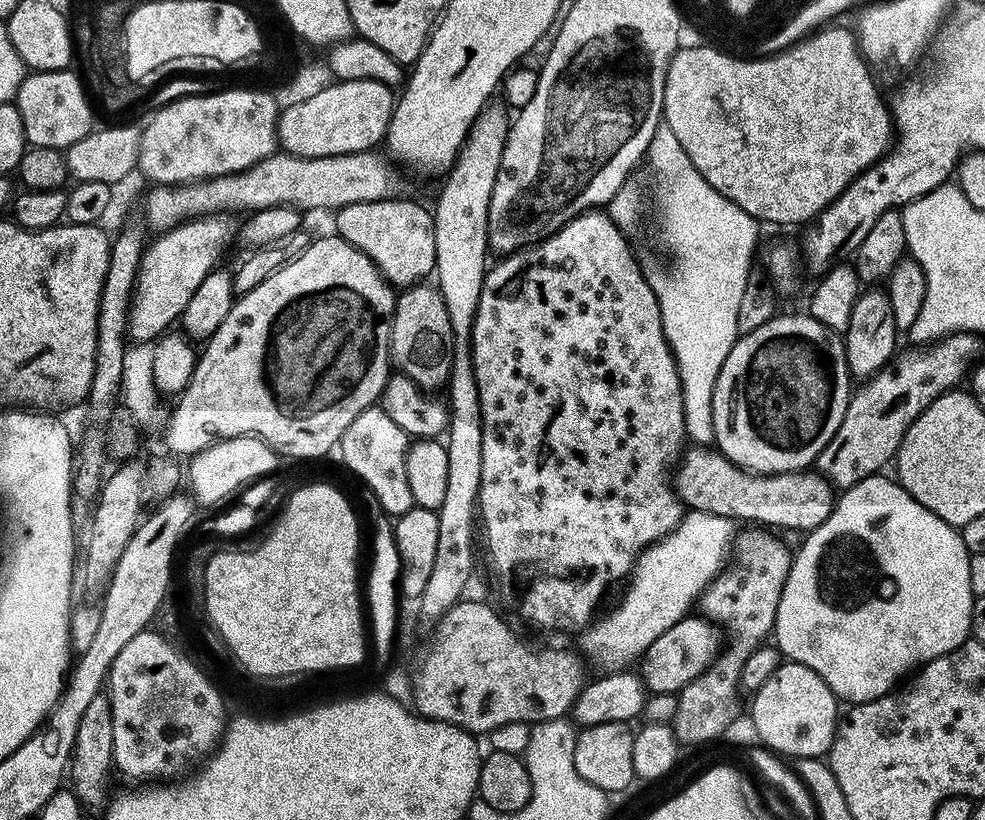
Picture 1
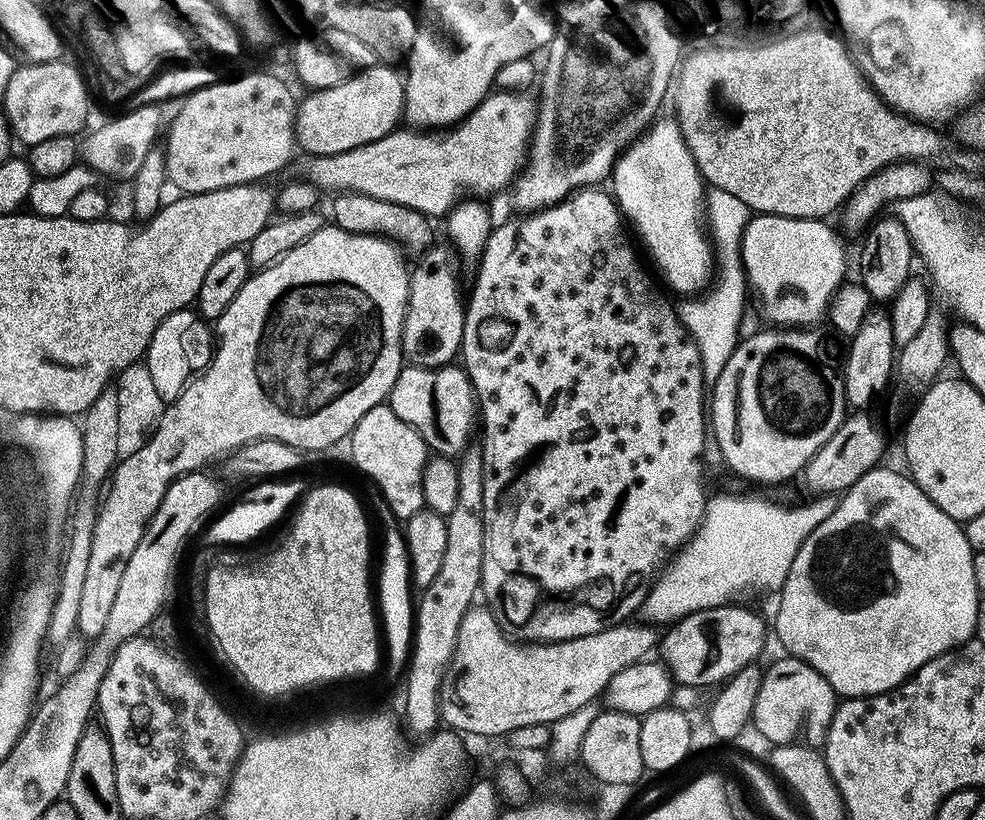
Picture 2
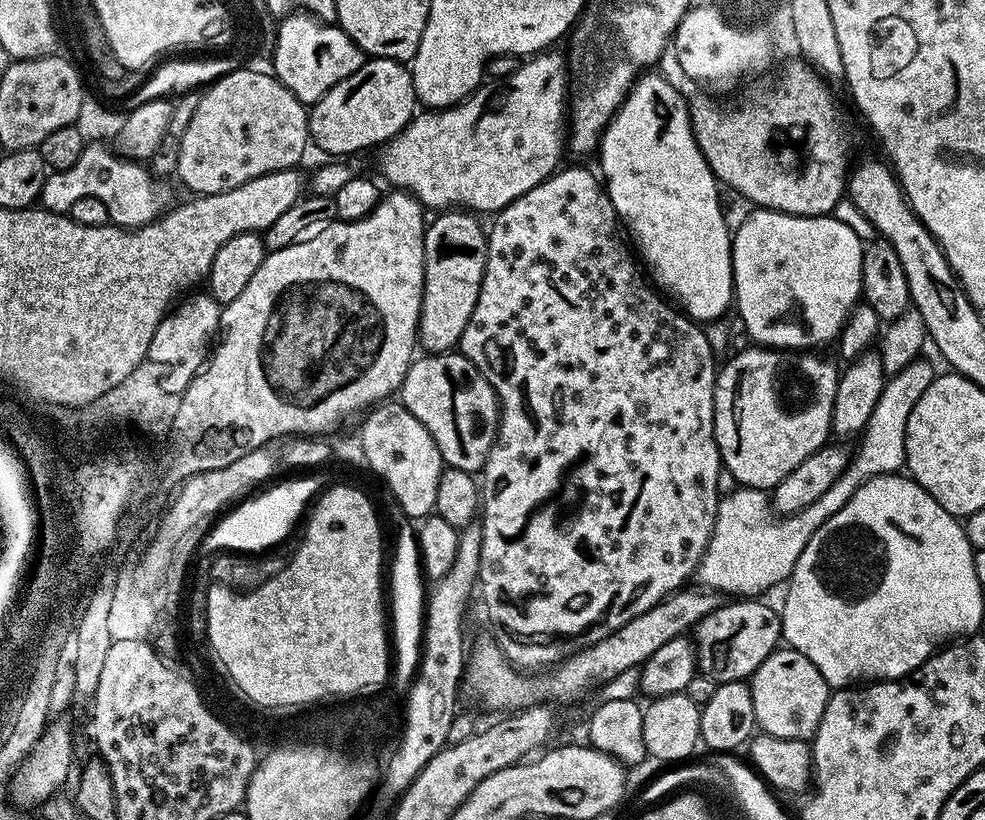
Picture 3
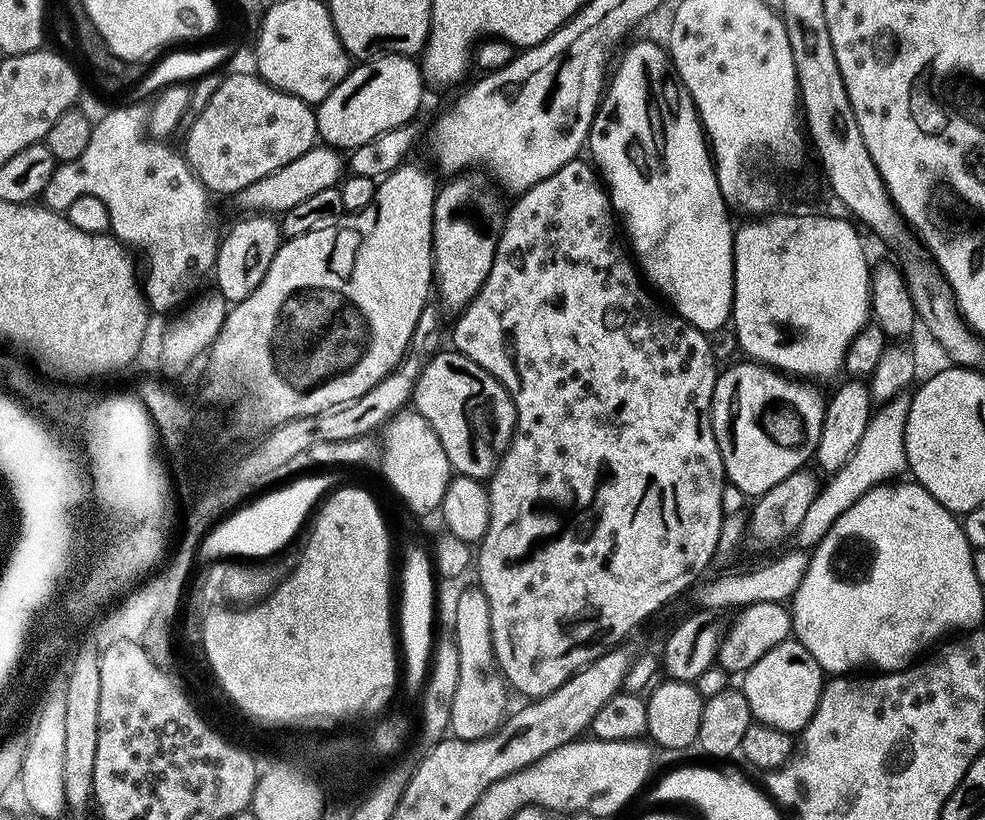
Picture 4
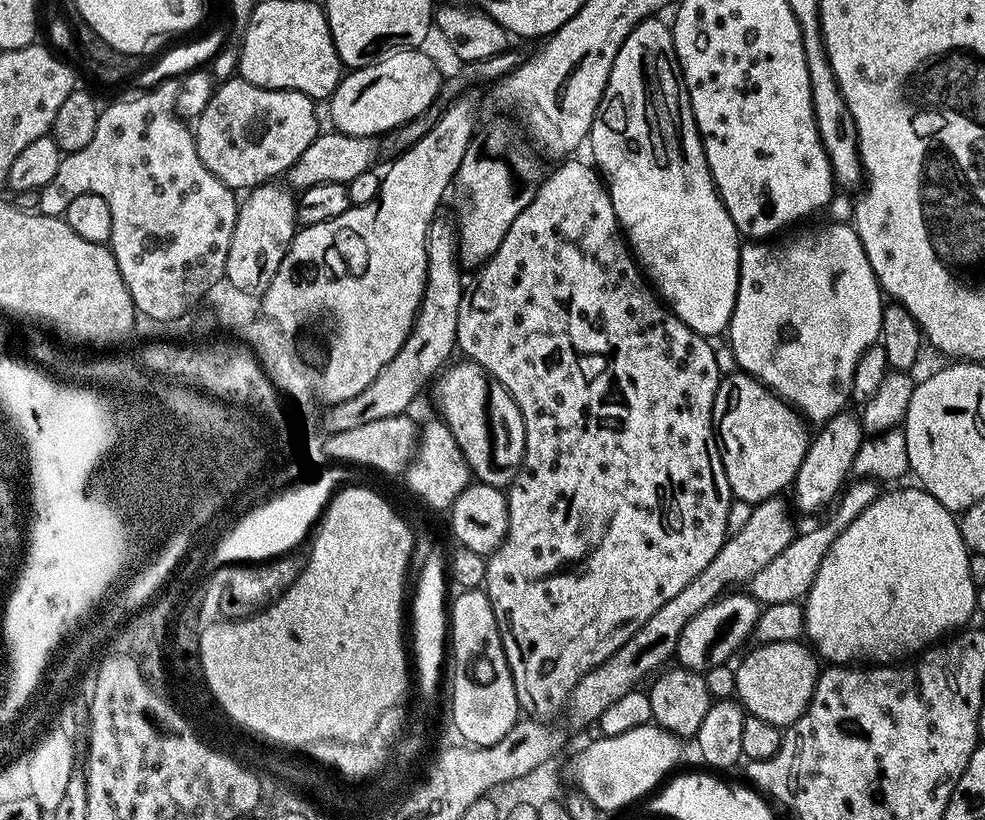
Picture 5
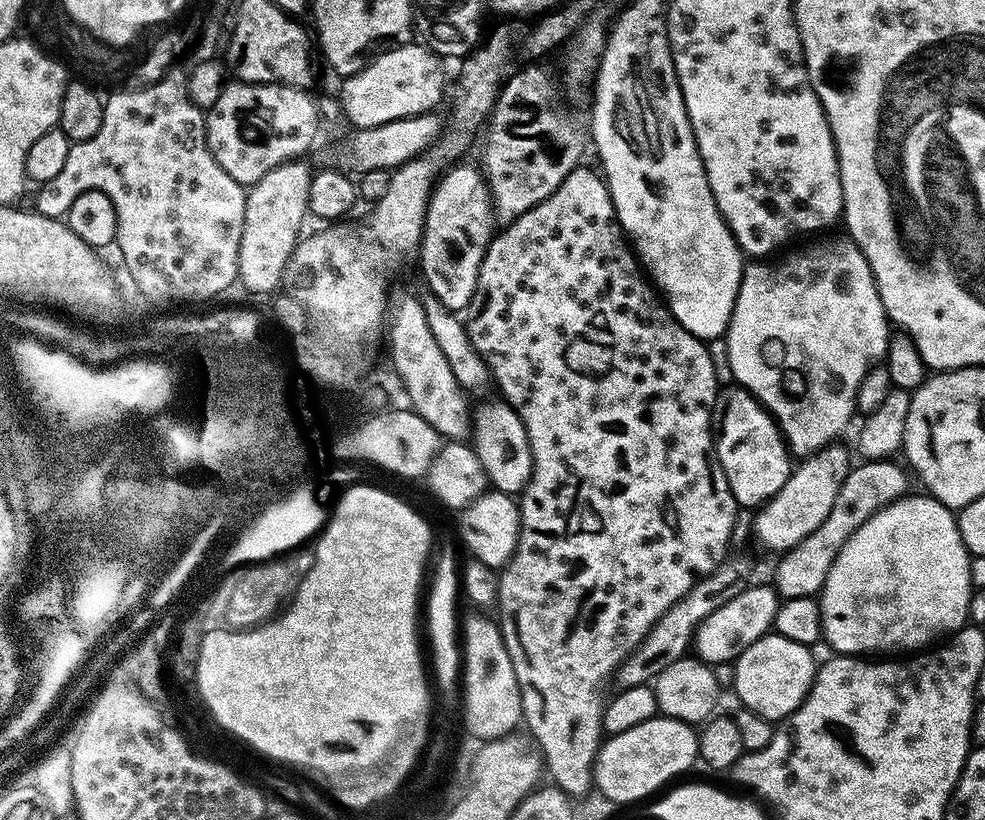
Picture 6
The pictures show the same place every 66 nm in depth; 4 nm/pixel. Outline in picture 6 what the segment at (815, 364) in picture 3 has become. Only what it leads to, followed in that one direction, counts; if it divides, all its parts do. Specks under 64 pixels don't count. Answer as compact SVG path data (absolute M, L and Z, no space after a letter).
M731 387L719 389L716 407L712 410L713 421L718 422L714 436L716 457L737 505L741 509L755 509L767 504L778 490L782 490L792 472L794 460L772 413L745 388Z

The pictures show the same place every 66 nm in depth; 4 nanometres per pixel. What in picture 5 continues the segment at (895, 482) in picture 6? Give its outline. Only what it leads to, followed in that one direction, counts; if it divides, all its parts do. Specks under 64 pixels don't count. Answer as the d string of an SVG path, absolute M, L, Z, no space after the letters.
M853 479L841 491L834 504L836 510L825 524L810 529L805 536L797 535L776 558L771 559L762 570L759 570L758 574L753 576L752 580L747 582L747 591L756 603L767 606L782 602L803 601L818 574L818 566L822 566L822 558L826 558L826 550L830 550L834 538L838 538L838 534L842 534L842 530L846 530L846 526L850 526L850 522L854 522L854 518L858 518L858 514L862 514L862 510L866 510L866 506L870 506L870 502L874 502L877 495L878 484L875 479Z

